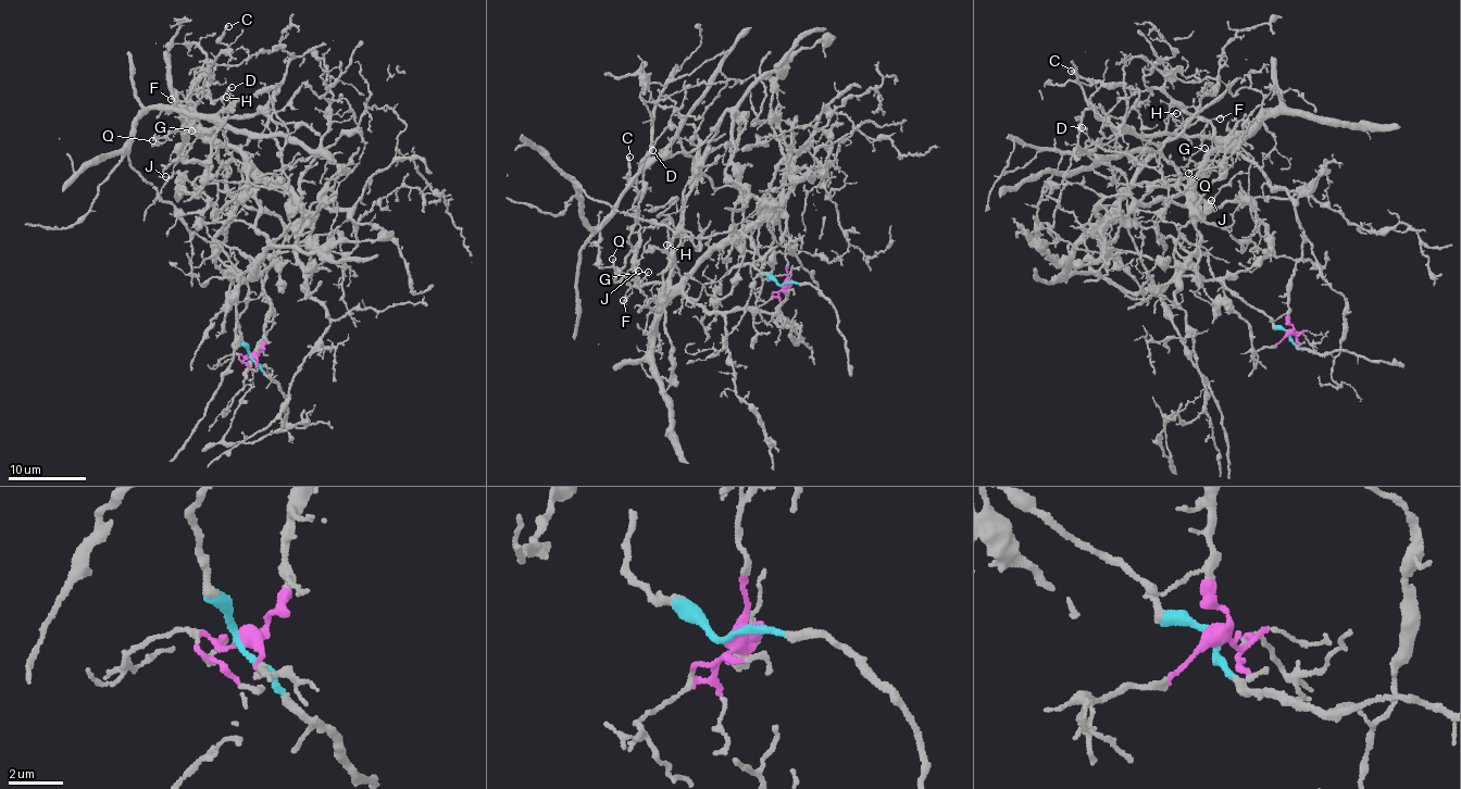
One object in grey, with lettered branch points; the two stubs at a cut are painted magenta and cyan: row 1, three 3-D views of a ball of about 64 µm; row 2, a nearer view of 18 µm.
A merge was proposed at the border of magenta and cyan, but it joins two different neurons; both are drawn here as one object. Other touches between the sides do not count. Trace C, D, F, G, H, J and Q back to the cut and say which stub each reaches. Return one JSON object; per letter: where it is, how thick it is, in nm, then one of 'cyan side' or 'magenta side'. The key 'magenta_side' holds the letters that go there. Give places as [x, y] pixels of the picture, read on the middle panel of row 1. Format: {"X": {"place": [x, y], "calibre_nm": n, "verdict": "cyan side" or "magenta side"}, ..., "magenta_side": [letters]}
{"C": {"place": [629, 157], "calibre_nm": 280, "verdict": "magenta side"}, "D": {"place": [652, 150], "calibre_nm": 140, "verdict": "magenta side"}, "F": {"place": [623, 300], "calibre_nm": 150, "verdict": "magenta side"}, "G": {"place": [648, 272], "calibre_nm": 90, "verdict": "magenta side"}, "H": {"place": [666, 245], "calibre_nm": 120, "verdict": "magenta side"}, "J": {"place": [638, 271], "calibre_nm": 240, "verdict": "magenta side"}, "Q": {"place": [612, 259], "calibre_nm": 180, "verdict": "magenta side"}, "magenta_side": ["C", "D", "F", "G", "H", "J", "Q"]}

